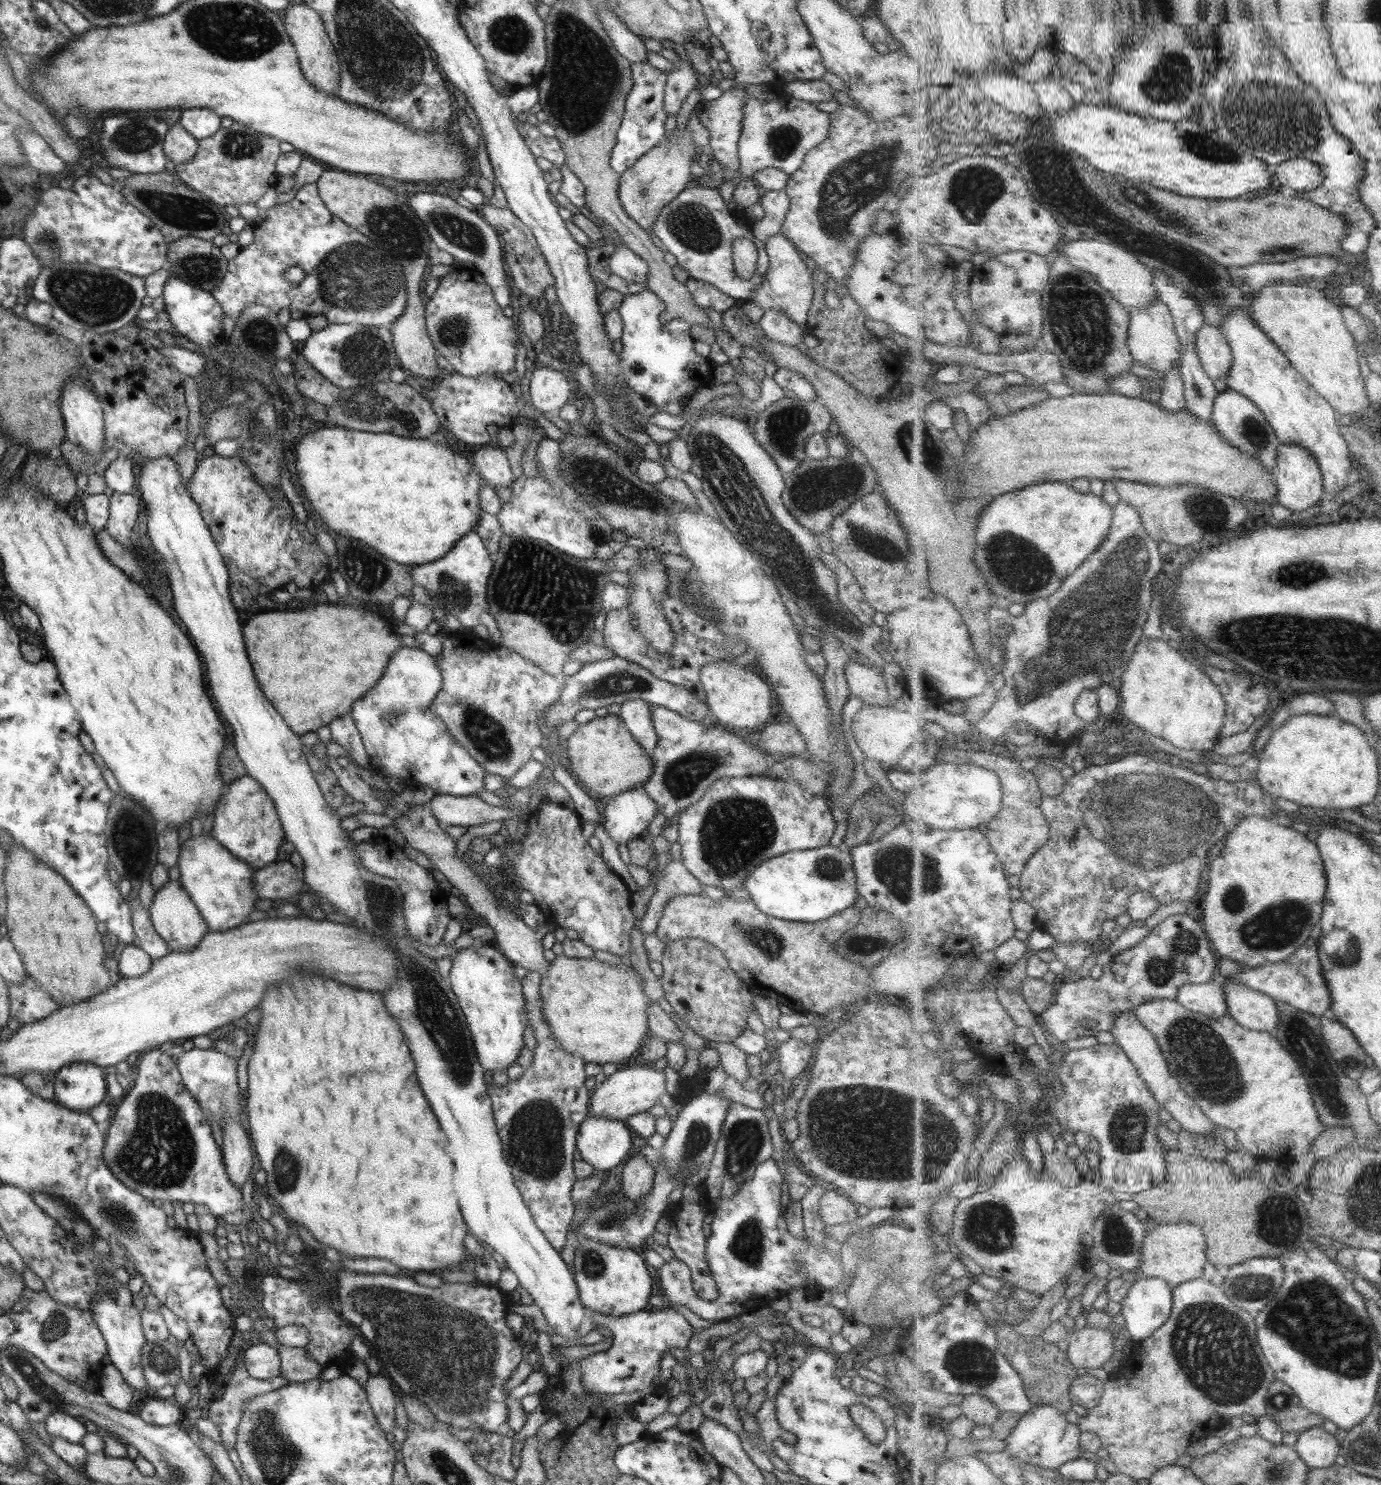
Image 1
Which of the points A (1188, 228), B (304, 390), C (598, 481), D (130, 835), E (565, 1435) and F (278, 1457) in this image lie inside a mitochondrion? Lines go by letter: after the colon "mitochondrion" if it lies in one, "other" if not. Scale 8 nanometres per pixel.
A: mitochondrion
B: other
C: mitochondrion
D: mitochondrion
E: other
F: mitochondrion

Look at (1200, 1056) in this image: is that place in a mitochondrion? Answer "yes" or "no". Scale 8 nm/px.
yes

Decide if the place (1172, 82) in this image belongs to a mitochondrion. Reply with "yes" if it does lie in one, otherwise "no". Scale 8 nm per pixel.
yes

